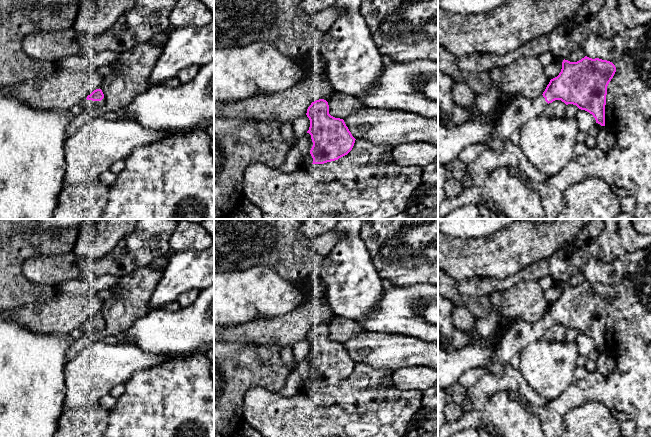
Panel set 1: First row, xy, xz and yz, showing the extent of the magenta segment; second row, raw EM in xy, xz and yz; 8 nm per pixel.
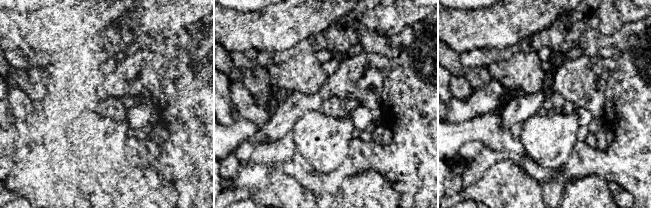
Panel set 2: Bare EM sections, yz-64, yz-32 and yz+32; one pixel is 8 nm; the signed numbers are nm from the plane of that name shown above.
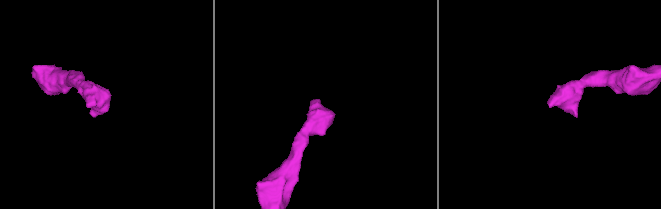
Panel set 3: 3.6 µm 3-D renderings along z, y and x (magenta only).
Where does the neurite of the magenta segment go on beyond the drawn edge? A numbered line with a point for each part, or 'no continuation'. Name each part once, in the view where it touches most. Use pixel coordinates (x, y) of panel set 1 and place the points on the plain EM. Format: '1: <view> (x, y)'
1: xy (86, 328)

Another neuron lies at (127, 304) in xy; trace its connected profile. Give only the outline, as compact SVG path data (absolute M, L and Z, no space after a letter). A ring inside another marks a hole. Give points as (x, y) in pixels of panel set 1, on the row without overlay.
M150 265L135 269L120 277L119 282L110 290L113 295L103 305L104 329L97 334L83 334L67 351L67 361L97 340L106 336L120 337L139 318L147 313L146 301L153 294L162 278L164 270Z

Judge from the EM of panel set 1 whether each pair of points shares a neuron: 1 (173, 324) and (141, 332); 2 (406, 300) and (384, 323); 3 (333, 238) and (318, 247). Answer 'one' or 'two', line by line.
1: one
2: one
3: one

